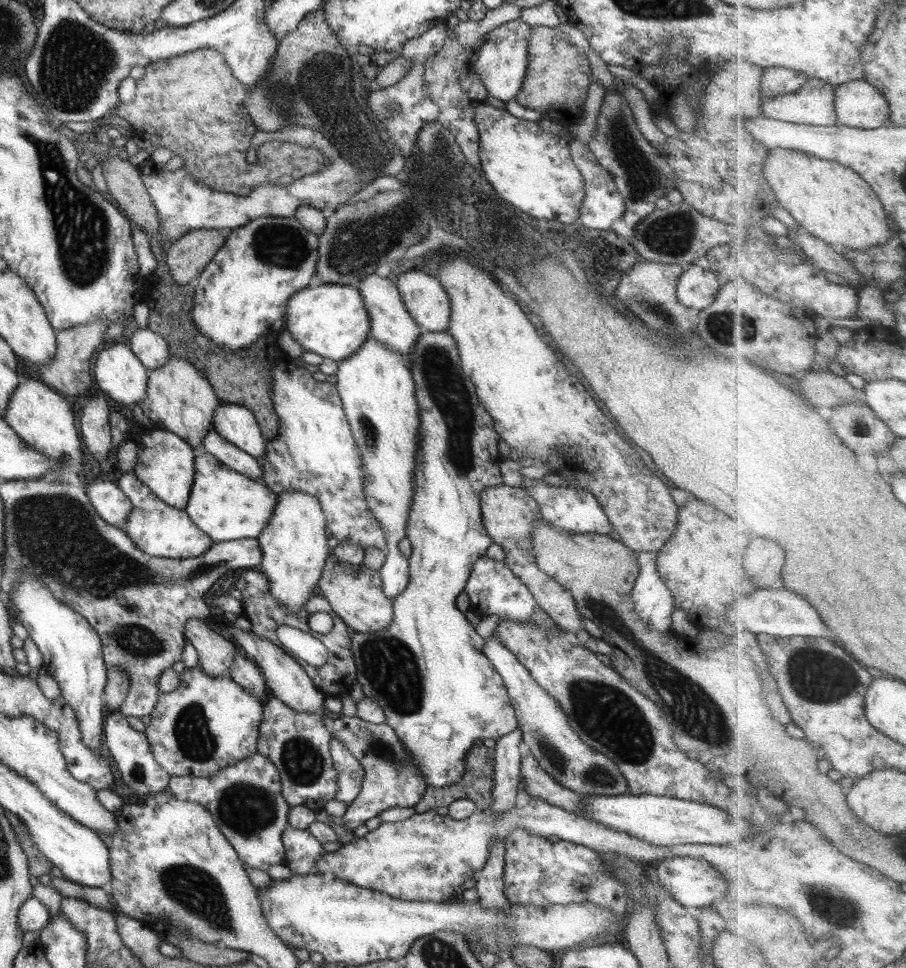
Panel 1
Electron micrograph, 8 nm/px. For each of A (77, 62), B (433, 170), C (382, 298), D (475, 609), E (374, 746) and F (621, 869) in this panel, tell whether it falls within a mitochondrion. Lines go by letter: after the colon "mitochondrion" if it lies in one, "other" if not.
A: mitochondrion
B: mitochondrion
C: other
D: other
E: mitochondrion
F: mitochondrion

